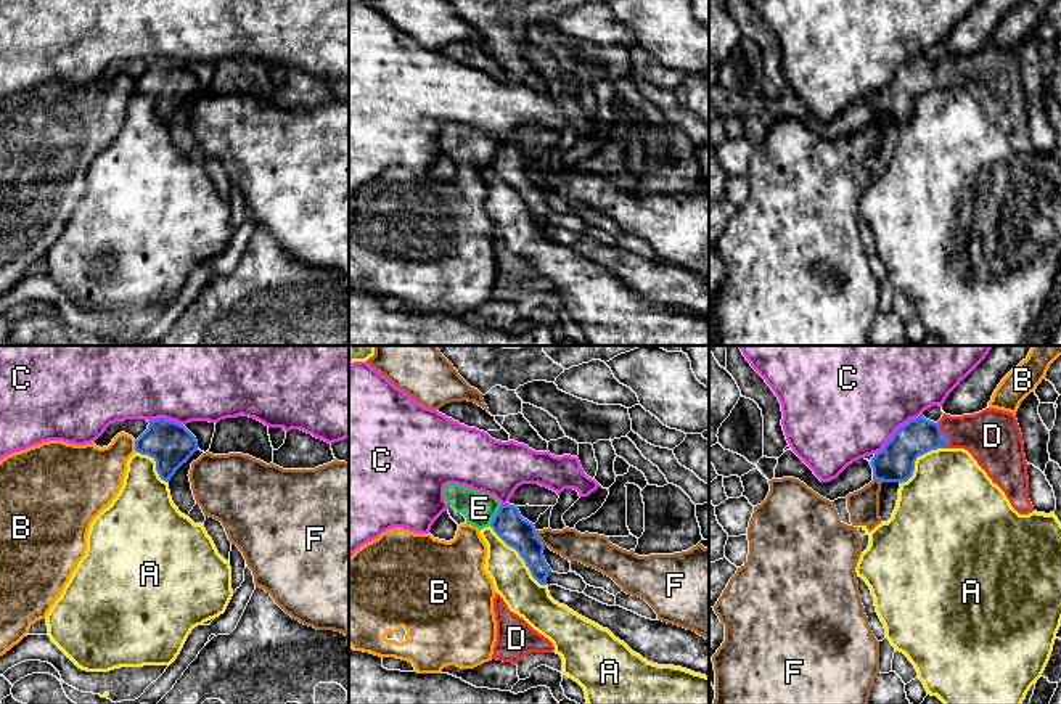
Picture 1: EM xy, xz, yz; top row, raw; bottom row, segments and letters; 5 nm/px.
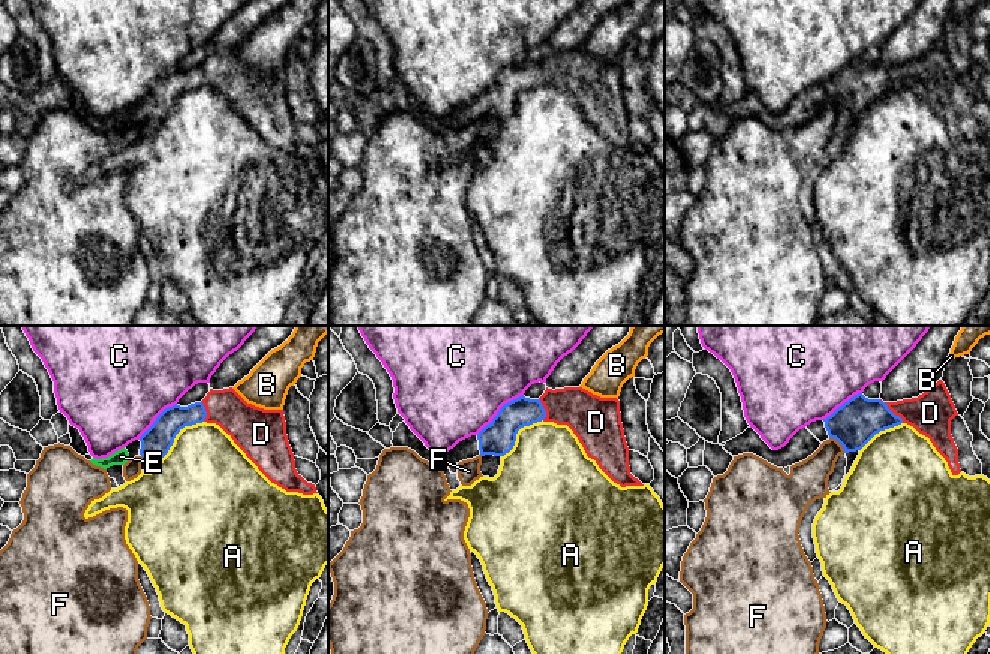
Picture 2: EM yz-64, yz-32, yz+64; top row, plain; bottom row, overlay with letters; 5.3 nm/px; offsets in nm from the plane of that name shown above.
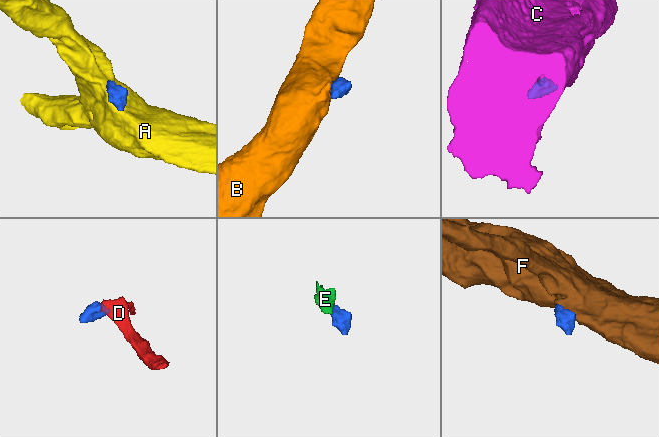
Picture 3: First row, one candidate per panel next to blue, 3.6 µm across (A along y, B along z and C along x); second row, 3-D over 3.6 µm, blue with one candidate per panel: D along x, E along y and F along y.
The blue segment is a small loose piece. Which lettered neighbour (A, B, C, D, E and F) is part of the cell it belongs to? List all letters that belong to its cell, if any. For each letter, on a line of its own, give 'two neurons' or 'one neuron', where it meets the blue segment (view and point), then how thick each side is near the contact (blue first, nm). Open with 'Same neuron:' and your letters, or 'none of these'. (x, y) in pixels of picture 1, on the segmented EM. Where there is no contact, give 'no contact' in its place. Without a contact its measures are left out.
Same neuron: D
A: two neurons; contact xz (520, 555); calibres 160 and 190 nm
B: two neurons; contact xy (135, 446); calibres 220 and 280 nm
C: two neurons; contact yz (896, 431); calibres 190 and 500 nm
D: one neuron; contact yz (946, 436); calibres 180 and 280 nm
E: two neurons; contact xz (495, 515); calibres 160 and 160 nm
F: two neurons; contact xz (539, 539); calibres 160 and 160 nm

